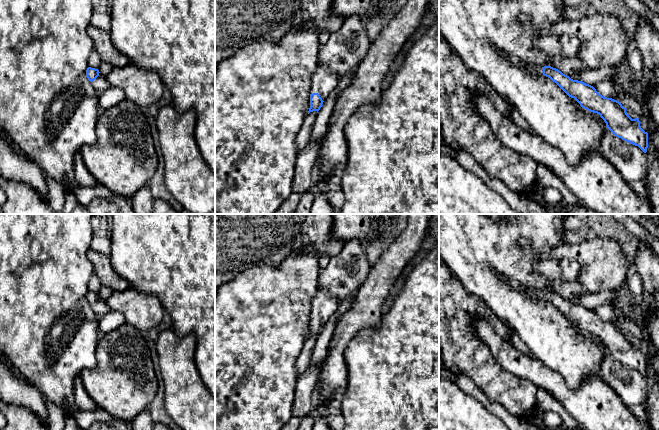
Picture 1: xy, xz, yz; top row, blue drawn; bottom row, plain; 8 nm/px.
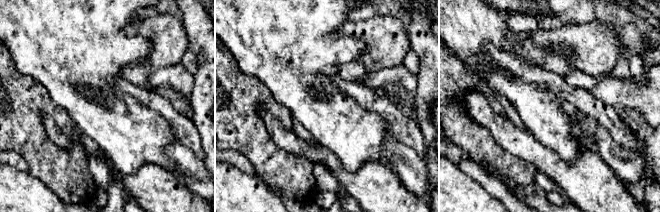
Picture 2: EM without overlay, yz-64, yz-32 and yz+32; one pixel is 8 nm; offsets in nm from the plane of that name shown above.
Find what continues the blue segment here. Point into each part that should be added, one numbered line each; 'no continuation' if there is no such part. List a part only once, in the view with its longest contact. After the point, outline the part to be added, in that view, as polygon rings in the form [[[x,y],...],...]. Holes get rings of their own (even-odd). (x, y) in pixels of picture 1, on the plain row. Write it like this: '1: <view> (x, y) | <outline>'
1: xz (324, 305) | [[[318,287],[312,301],[310,318],[318,317],[322,324],[326,325],[330,317],[336,312],[338,305],[339,301],[335,297]]]

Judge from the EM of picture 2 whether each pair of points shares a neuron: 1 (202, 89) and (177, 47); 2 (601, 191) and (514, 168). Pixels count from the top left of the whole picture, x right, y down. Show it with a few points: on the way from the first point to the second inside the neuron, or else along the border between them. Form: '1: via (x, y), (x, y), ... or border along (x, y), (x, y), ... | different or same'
1: border along (184, 28), (187, 34), (189, 51) | different
2: border along (518, 157), (528, 161), (536, 172) | different

